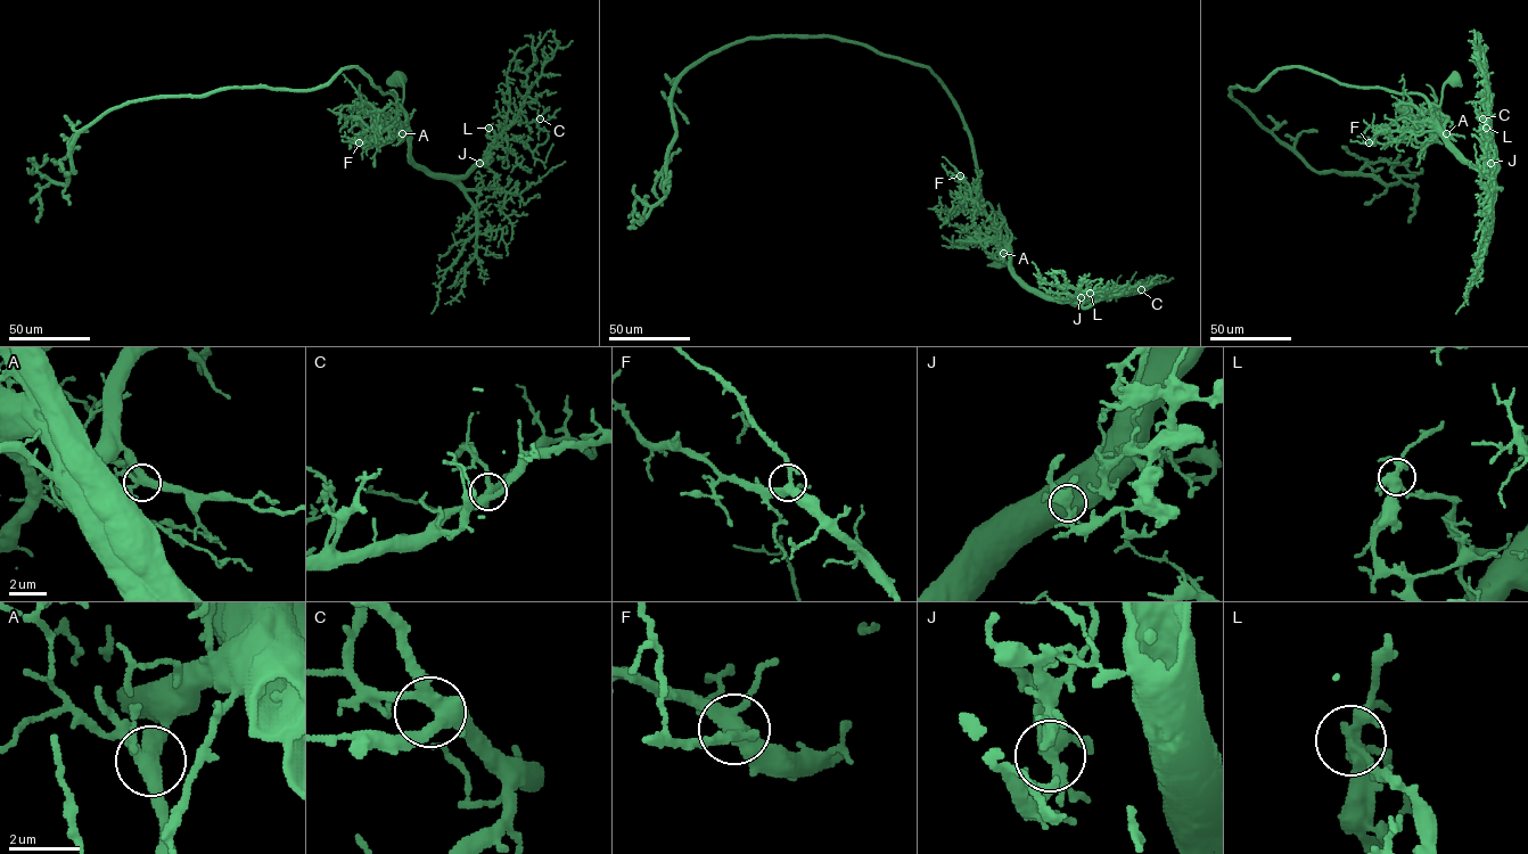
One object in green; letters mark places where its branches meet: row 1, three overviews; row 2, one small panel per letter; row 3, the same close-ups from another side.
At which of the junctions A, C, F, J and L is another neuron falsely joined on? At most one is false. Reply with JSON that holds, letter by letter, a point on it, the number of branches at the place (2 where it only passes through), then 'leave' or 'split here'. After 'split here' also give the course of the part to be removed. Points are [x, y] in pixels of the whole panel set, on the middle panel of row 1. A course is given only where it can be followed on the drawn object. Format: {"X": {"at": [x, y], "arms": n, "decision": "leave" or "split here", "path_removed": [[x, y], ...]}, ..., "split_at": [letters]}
{"A": {"at": [1003, 253], "arms": 5, "decision": "leave"}, "C": {"at": [1141, 289], "arms": 5, "decision": "leave"}, "F": {"at": [960, 175], "arms": 5, "decision": "leave"}, "J": {"at": [1081, 297], "arms": 6, "decision": "leave"}, "L": {"at": [1090, 293], "arms": 7, "decision": "split here", "path_removed": [[1090, 293], [1094, 294], [1081, 295]]}, "split_at": ["L"]}

